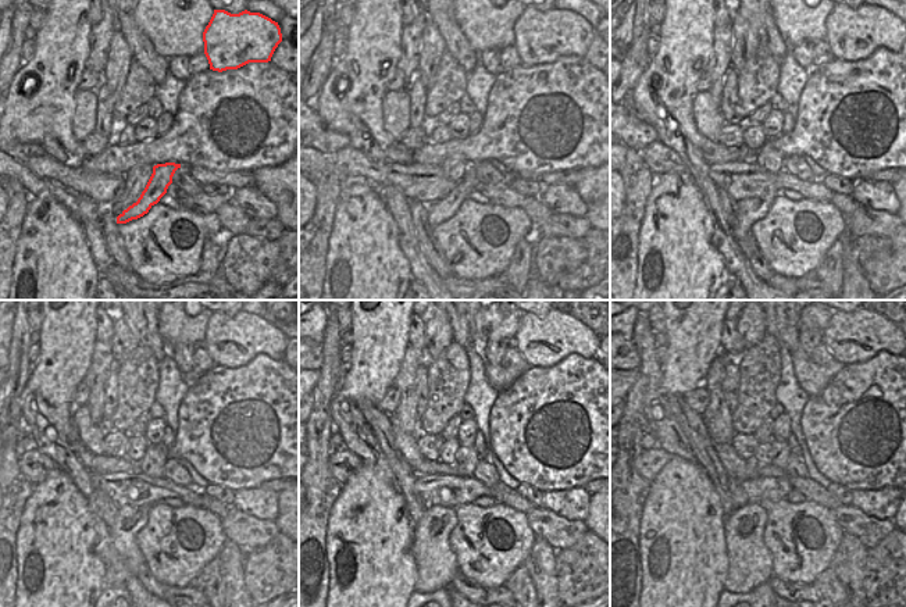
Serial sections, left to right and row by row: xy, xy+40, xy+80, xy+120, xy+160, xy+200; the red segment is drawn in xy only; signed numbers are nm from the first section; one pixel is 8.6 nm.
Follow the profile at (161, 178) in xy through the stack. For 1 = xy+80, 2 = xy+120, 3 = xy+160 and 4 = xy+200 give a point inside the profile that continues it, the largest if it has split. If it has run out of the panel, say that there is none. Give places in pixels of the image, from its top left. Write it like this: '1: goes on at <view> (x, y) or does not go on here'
1: goes on at xy+80 (751, 210)
2: goes on at xy+120 (127, 560)
3: goes on at xy+160 (437, 566)
4: goes on at xy+200 (749, 561)

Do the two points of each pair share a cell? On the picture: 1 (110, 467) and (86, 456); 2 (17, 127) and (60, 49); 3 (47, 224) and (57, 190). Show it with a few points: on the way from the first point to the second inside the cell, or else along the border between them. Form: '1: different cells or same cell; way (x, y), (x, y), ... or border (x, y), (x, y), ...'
1: same cell; way (104, 464), (92, 461)
2: same cell; way (36, 109), (56, 88), (57, 68)
3: different cells; border (34, 196), (49, 192), (78, 221)

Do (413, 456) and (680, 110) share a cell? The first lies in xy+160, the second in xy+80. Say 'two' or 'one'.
two

